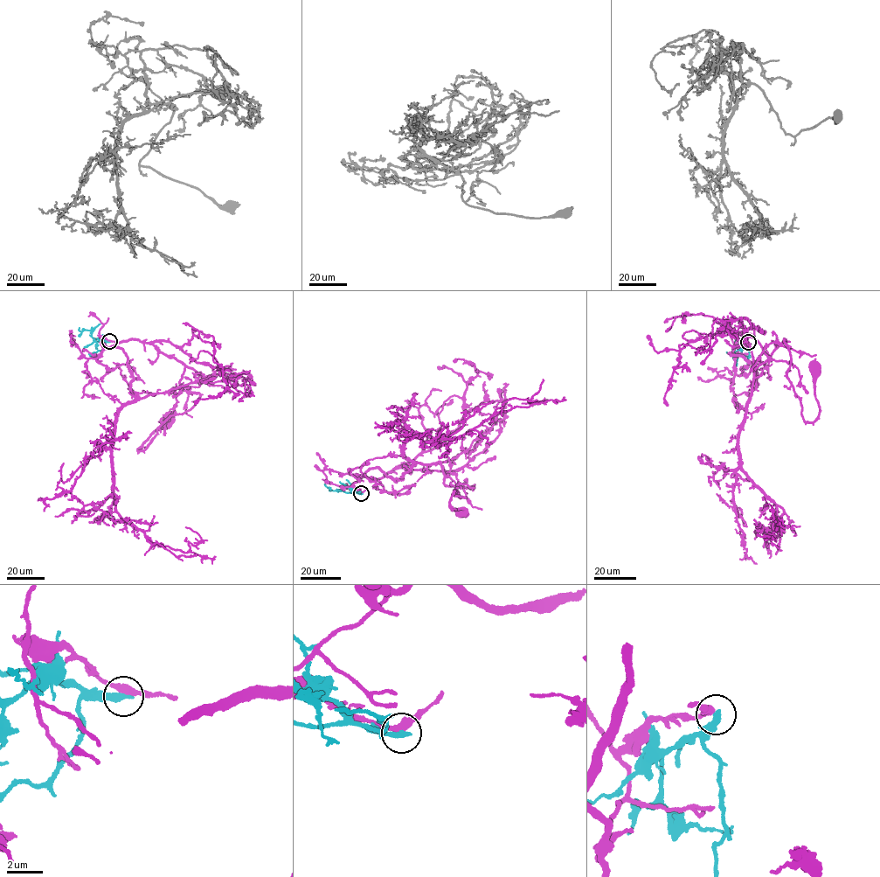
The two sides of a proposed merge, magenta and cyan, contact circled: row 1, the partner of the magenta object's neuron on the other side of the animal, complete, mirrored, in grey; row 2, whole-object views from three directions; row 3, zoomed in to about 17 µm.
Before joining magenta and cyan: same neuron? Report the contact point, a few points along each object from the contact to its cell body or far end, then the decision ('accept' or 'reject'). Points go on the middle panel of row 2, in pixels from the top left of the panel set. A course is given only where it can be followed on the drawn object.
place (361, 493); course magenta (361, 493), (349, 486), (364, 474), (444, 469), (460, 486), (474, 485), (453, 491), (451, 510), (460, 513); course cyan (361, 493), (330, 490), (324, 484); reject

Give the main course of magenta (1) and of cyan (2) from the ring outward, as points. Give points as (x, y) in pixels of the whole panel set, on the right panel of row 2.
1: (748, 342), (732, 353), (734, 330), (754, 330), (763, 349), (785, 339), (808, 422), (820, 409), (815, 367)
2: (748, 343), (742, 350), (736, 345), (734, 352), (726, 351)

